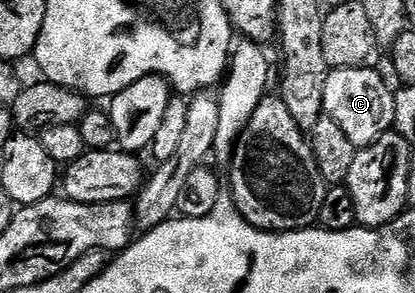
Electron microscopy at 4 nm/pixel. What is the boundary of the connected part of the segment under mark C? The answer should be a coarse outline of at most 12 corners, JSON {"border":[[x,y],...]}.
{"border":[[331,68],[324,113],[359,149],[395,127],[381,71]]}

